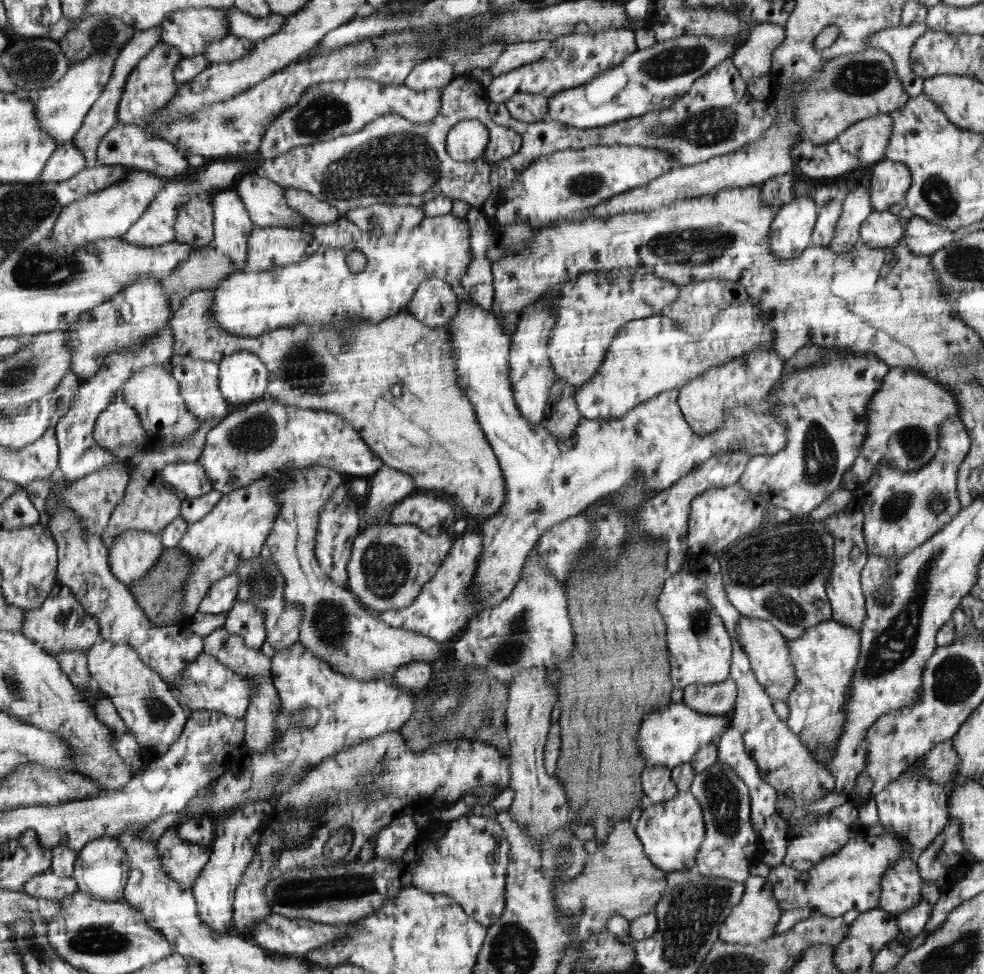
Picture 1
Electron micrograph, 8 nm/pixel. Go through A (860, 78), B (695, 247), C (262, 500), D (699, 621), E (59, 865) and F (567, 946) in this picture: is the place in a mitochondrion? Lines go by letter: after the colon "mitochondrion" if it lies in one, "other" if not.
A: mitochondrion
B: mitochondrion
C: other
D: mitochondrion
E: other
F: other

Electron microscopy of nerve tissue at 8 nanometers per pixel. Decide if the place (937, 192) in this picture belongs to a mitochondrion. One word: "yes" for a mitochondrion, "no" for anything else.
yes

